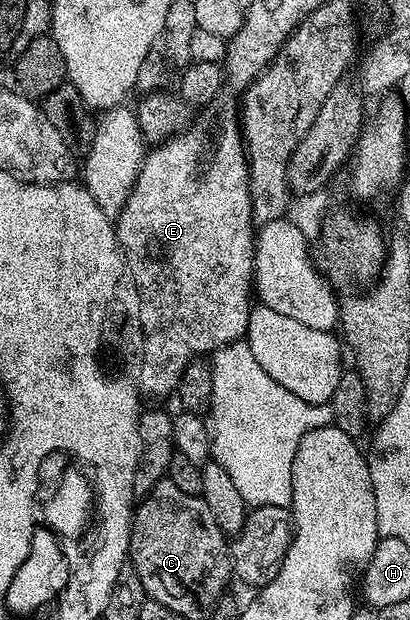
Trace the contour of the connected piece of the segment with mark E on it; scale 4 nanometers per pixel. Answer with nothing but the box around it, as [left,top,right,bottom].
[114,109,254,398]

